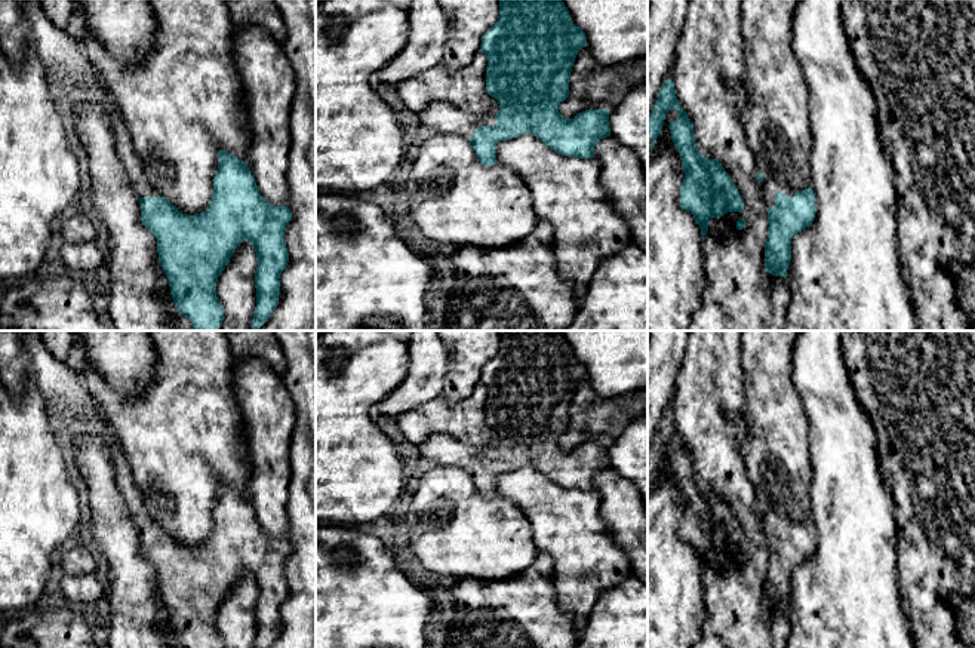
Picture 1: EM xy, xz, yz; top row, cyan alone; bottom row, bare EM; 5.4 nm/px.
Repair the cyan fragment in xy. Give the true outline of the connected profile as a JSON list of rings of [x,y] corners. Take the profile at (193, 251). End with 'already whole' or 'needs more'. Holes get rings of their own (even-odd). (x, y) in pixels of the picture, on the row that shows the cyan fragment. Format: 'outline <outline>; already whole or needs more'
outline [[[113,95],[105,98],[105,116],[114,129],[117,156],[124,166],[132,190],[139,199],[141,221],[157,239],[159,262],[167,277],[178,311],[190,319],[193,331],[219,331],[224,308],[216,297],[216,282],[237,246],[247,240],[253,245],[258,259],[255,271],[256,307],[252,331],[259,331],[277,307],[279,279],[289,262],[284,231],[292,218],[290,209],[268,203],[261,196],[247,165],[228,151],[219,150],[219,166],[213,178],[213,194],[207,209],[196,215],[179,212],[147,179]]]; needs more

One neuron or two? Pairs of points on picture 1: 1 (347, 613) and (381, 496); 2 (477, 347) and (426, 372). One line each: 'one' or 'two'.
1: two
2: two

